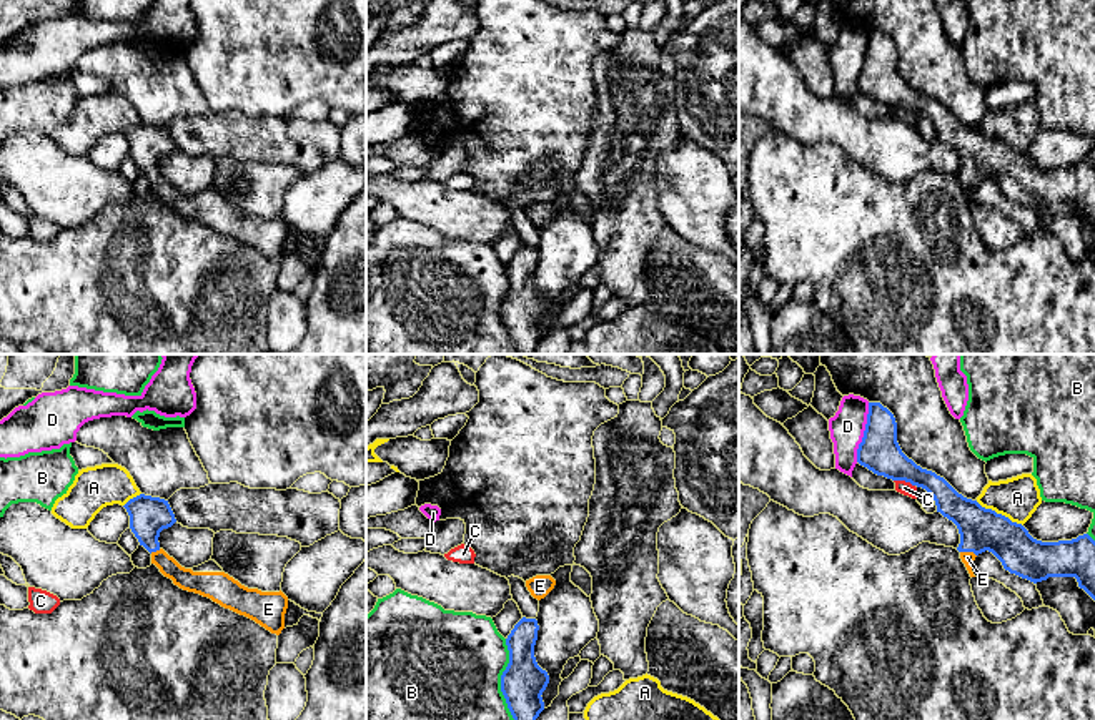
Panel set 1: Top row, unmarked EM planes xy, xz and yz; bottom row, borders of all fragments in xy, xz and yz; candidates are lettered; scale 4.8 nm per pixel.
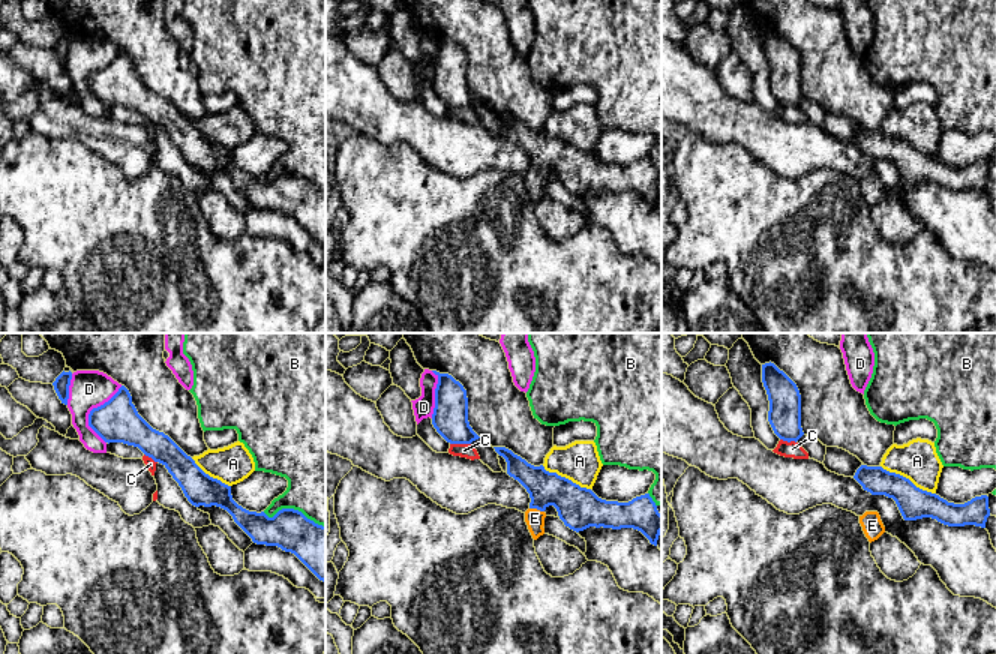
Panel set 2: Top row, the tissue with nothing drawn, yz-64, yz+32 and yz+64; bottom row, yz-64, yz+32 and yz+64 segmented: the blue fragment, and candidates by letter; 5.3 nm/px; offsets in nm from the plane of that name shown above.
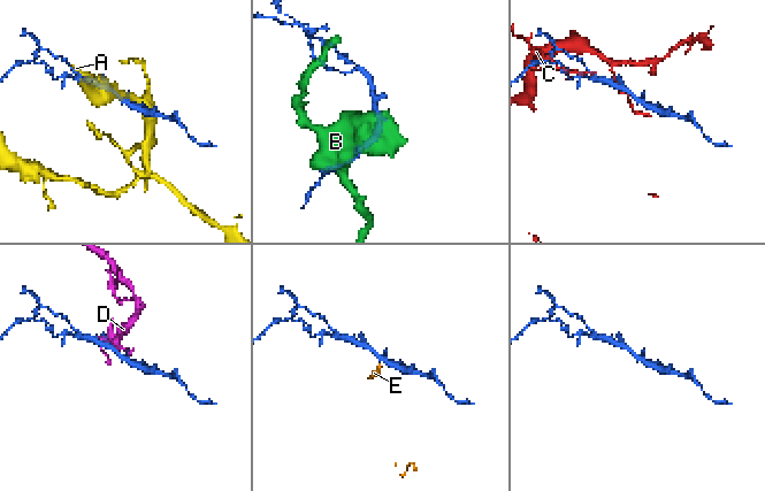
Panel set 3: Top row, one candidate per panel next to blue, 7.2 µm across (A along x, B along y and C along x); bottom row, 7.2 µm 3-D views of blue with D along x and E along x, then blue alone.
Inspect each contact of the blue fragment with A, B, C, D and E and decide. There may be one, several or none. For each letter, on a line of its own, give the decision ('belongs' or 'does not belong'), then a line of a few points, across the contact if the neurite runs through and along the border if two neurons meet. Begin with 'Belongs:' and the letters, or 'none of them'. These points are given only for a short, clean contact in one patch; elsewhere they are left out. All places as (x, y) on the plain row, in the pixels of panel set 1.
Belongs: E
A: does not belong
B: does not belong
C: does not belong
D: does not belong
E: belongs | yz (981, 157), (969, 178), (967, 185)

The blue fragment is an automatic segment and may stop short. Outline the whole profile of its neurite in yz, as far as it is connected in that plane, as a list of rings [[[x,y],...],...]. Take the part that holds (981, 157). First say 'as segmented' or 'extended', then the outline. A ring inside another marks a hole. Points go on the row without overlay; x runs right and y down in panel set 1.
extended; [[[869,30],[857,90],[877,103],[922,115],[934,125],[937,140],[959,156],[957,178],[970,205],[975,205],[975,185],[988,178],[1005,198],[1033,211],[1048,205],[1075,205],[1078,215],[1095,228],[1095,168],[1088,161],[1072,168],[1042,170],[1022,151],[964,125],[944,105],[922,96],[902,80],[895,45],[880,30]]]

